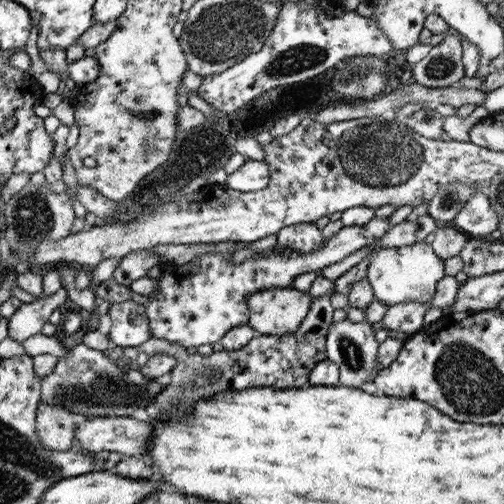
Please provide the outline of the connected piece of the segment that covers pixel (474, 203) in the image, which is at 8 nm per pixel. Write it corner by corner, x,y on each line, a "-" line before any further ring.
480,190
480,192
474,192
460,208
452,220
452,226
469,238
480,239
497,228
499,218
499,214
490,207
484,190

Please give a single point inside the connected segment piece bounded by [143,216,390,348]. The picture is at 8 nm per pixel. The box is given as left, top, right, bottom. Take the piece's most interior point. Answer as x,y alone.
202,299

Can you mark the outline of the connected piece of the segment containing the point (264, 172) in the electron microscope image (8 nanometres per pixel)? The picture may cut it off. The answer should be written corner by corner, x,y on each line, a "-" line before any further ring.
246,160
240,168
226,176
224,186
247,193
265,188
268,182
268,167
262,161

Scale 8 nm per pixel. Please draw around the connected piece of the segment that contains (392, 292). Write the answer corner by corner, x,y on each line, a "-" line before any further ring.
424,241
397,247
377,247
364,256
365,278
372,289
374,300
387,306
418,302
426,305
435,292
435,283
443,278
443,259

